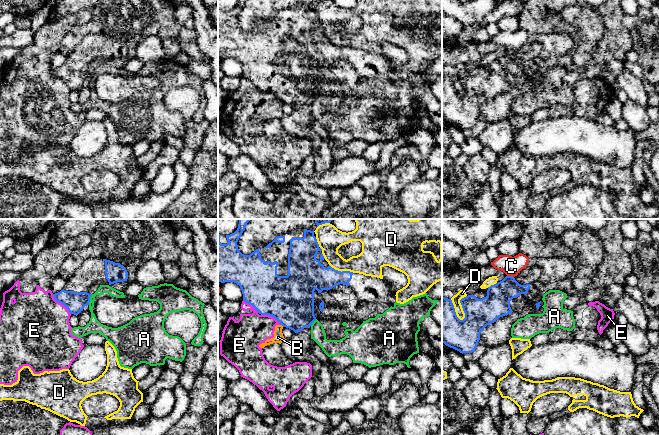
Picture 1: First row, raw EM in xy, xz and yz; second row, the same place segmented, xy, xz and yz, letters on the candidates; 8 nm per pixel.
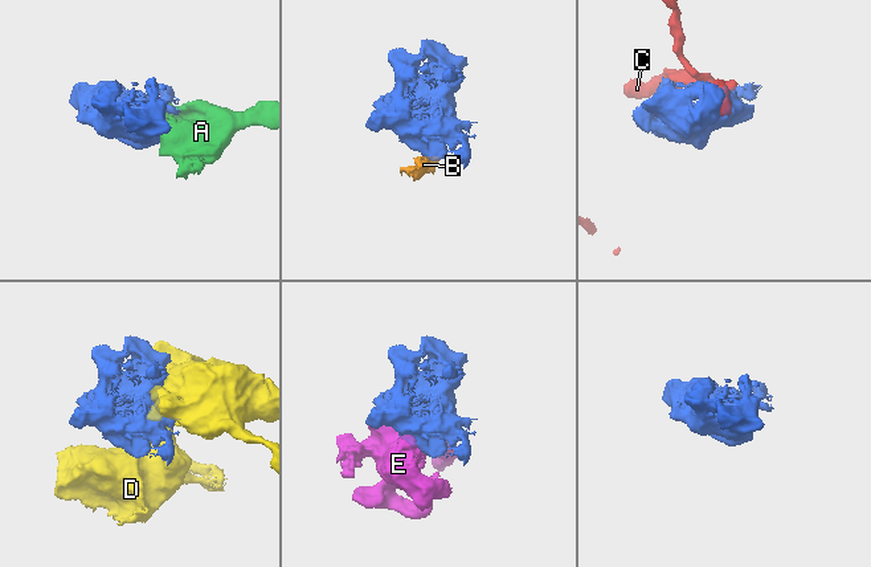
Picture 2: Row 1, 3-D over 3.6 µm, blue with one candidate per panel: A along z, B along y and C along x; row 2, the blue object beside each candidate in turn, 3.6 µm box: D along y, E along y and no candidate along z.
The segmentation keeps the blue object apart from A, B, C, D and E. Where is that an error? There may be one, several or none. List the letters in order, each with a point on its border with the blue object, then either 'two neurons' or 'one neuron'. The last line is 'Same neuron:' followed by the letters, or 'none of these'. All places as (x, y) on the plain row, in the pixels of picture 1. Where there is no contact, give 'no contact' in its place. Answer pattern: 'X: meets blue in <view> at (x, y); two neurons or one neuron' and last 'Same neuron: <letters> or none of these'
A: meets blue in xy at (89, 76); two neurons
B: meets blue in xz at (282, 101); two neurons
C: meets blue in yz at (510, 52); two neurons
D: meets blue in yz at (462, 83); two neurons
E: meets blue in xy at (61, 79); two neurons
Same neuron: none of these

